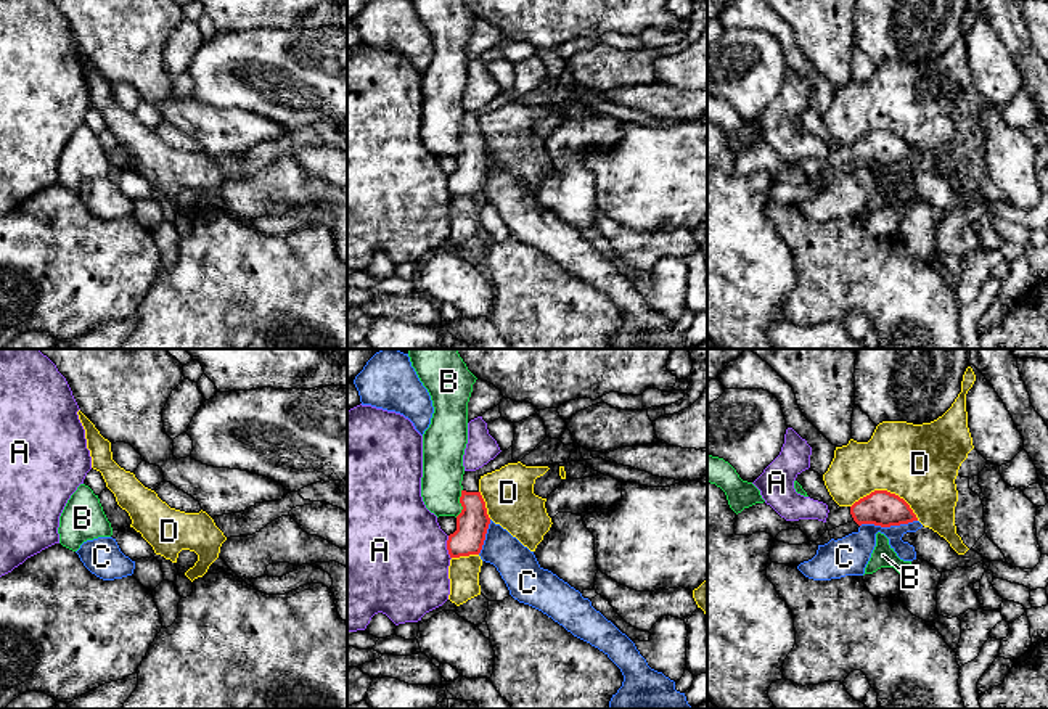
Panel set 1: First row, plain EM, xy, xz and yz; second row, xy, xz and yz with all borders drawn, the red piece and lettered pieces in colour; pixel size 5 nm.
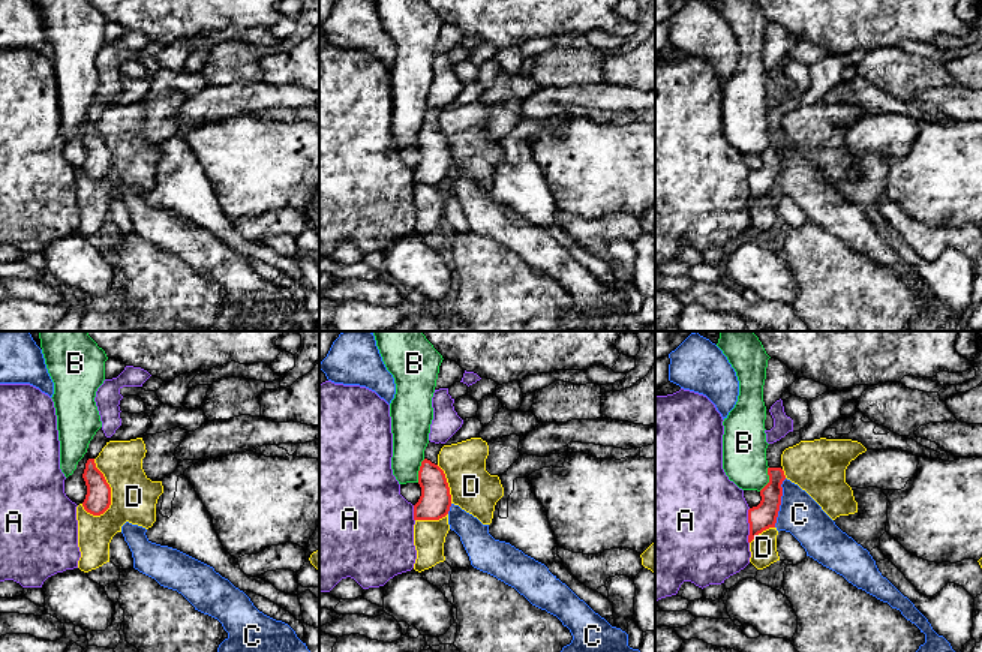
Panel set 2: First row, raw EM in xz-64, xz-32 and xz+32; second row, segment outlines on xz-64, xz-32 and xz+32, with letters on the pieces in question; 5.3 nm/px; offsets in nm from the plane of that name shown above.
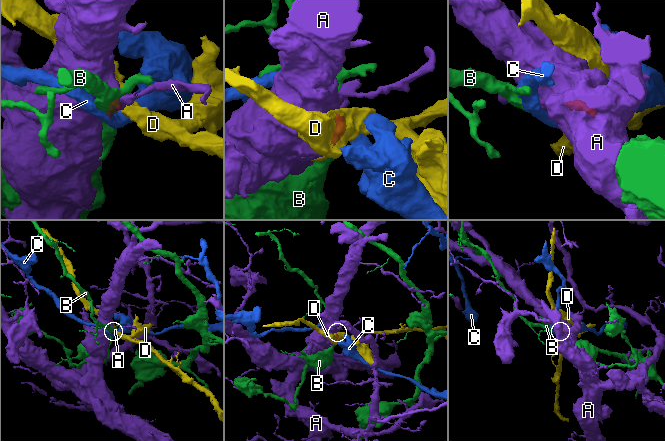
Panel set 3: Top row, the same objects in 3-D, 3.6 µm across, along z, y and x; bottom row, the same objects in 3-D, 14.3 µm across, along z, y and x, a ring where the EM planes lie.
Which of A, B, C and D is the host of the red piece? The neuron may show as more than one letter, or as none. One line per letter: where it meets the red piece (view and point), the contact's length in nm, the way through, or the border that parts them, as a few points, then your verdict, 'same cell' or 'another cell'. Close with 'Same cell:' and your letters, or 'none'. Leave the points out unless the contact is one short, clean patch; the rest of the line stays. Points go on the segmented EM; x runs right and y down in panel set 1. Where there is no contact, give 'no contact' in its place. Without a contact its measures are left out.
A: xz (447, 547) | 120 nm | along xz (447, 536), (447, 553), (450, 558) | another cell
B: xz (460, 502) | 150 nm | along xz (462, 489), (462, 510), (455, 516) | another cell
C: yz (888, 526) | 280 nm | along yz (916, 520), (907, 524), (860, 526) | another cell
D: yz (886, 491) | 360 nm | another cell
Same cell: none

